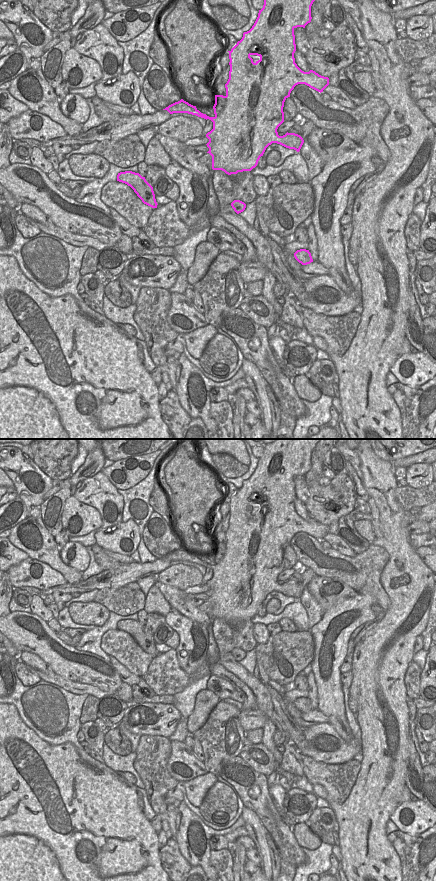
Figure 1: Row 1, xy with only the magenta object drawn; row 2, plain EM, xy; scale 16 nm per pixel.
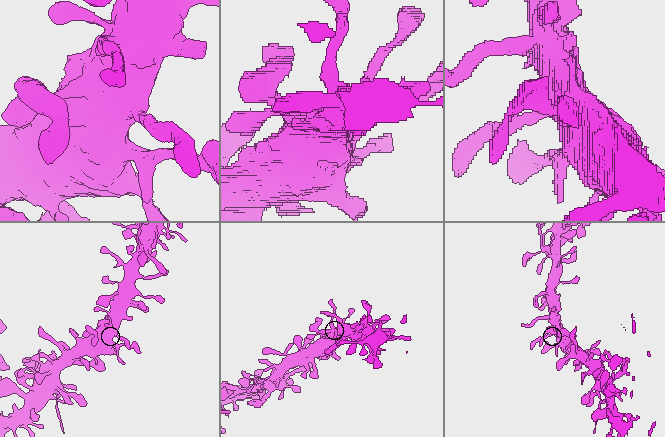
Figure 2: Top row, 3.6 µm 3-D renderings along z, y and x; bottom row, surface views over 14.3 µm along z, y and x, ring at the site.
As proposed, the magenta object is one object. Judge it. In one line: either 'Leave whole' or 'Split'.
Leave whole

